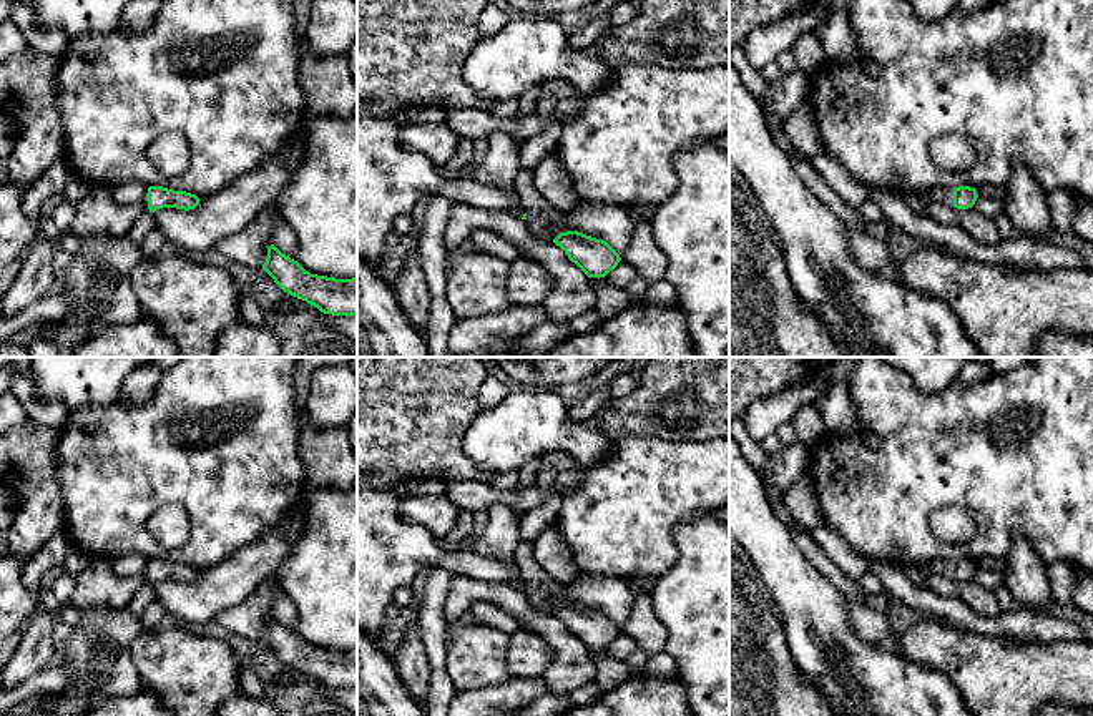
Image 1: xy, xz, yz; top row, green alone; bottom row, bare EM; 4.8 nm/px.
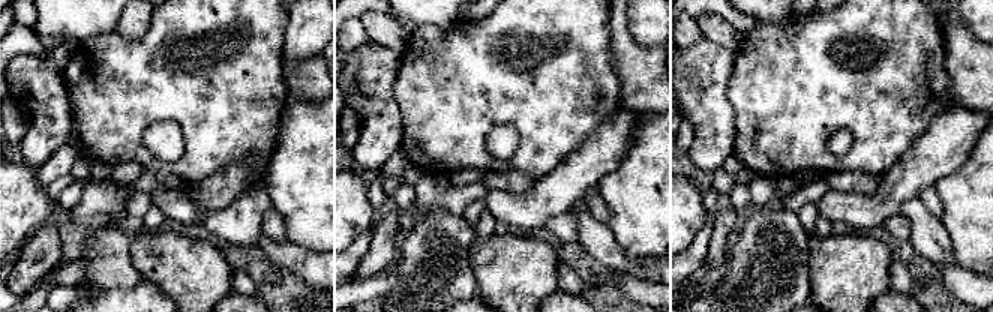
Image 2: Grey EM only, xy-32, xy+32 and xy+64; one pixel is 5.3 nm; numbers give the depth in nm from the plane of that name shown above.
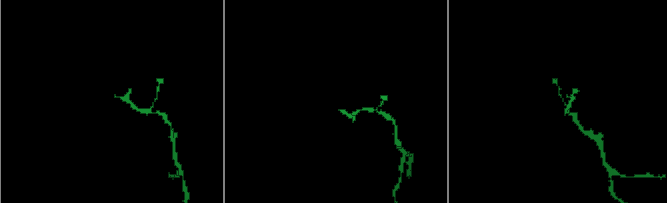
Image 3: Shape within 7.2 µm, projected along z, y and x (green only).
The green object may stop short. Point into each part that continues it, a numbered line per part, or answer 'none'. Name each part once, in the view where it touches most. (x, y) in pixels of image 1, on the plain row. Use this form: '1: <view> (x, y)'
1: yz (942, 567)

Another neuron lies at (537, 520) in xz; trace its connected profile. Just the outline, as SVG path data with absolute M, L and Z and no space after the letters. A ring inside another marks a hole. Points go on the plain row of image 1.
M555 467L538 470L535 487L543 493L543 503L527 510L520 518L517 530L520 540L533 543L545 530L555 527L561 508L561 497L553 490L556 475Z

